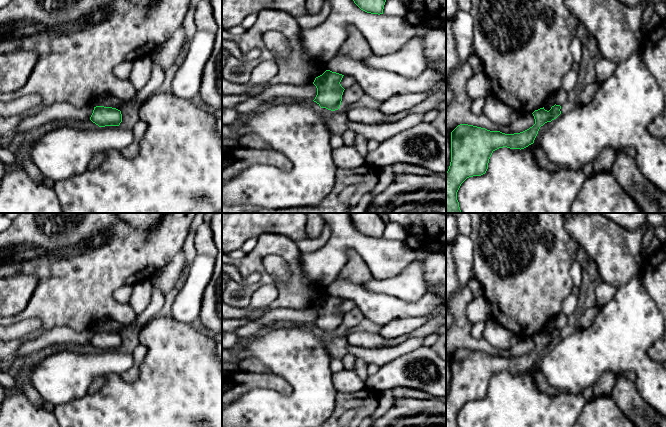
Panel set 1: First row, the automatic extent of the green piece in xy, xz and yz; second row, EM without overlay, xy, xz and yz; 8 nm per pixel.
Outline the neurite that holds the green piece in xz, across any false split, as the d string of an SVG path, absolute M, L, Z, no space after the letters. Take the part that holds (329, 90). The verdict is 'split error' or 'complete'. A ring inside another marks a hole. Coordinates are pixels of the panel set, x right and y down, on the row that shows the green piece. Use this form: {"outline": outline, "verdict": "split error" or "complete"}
{"outline": "M326 70L315 78L313 84L317 88L317 95L313 100L321 108L331 111L338 110L341 105L344 88L340 82L344 75Z", "verdict": "complete"}

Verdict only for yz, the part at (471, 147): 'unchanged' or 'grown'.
unchanged

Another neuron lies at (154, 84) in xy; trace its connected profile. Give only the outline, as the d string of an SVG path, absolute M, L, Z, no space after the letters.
M152 61L152 63L153 68L149 81L141 90L136 91L136 94L131 101L144 102L151 95L160 90L164 80L164 71L157 62Z

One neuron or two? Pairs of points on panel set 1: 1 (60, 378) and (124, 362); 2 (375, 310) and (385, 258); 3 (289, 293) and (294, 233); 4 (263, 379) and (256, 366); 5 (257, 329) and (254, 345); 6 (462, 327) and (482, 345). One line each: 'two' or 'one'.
1: one
2: two
3: two
4: two
5: two
6: one

